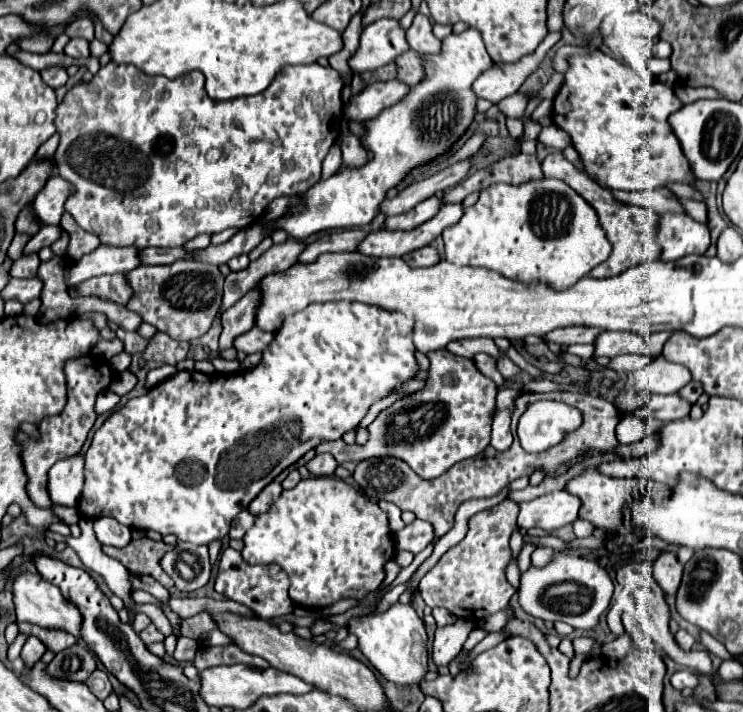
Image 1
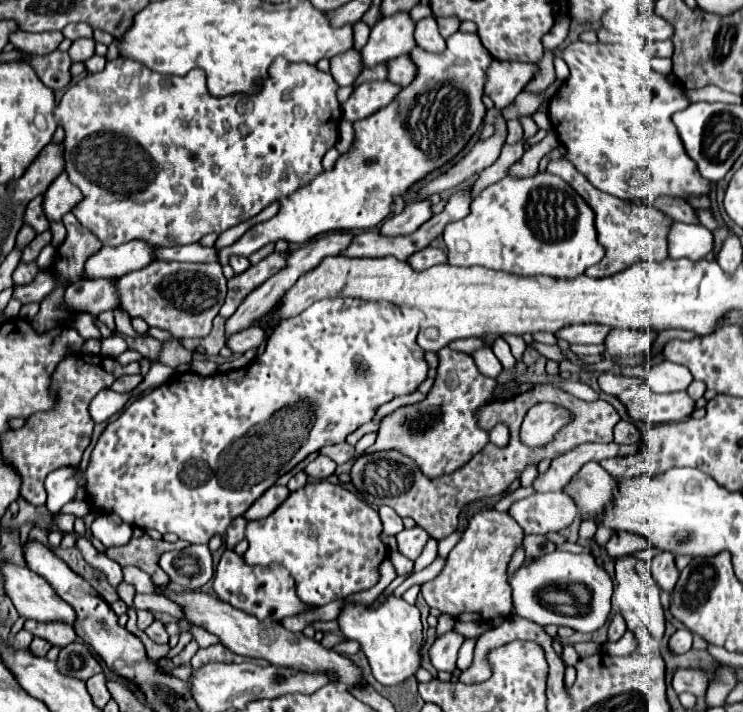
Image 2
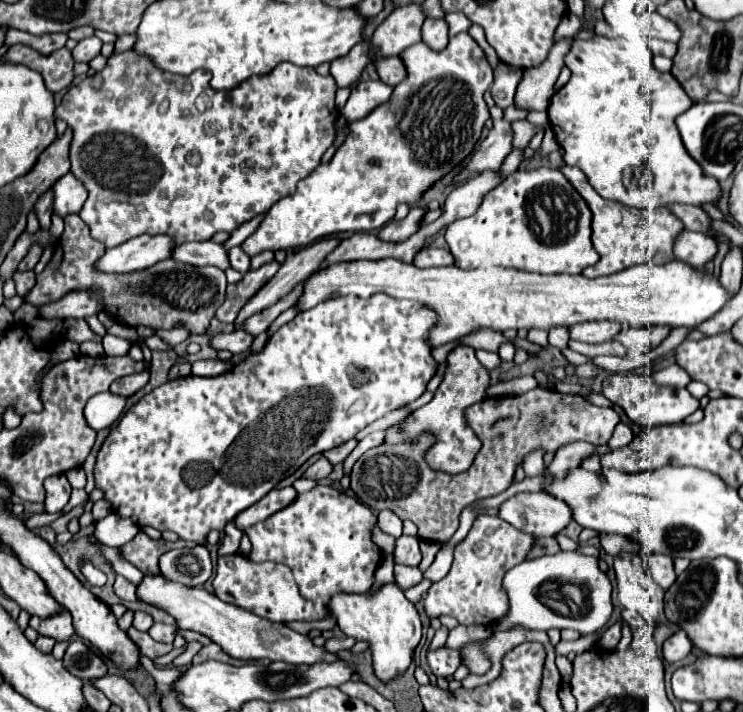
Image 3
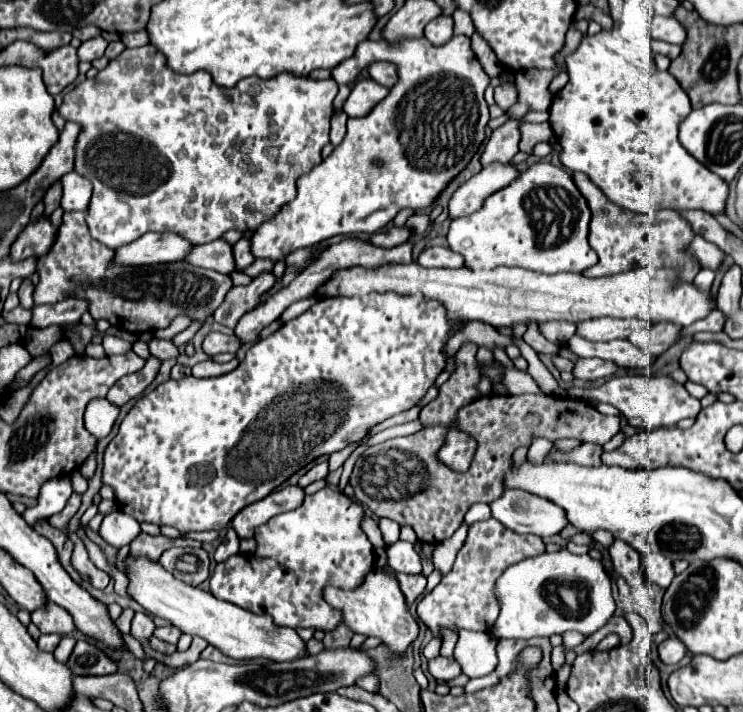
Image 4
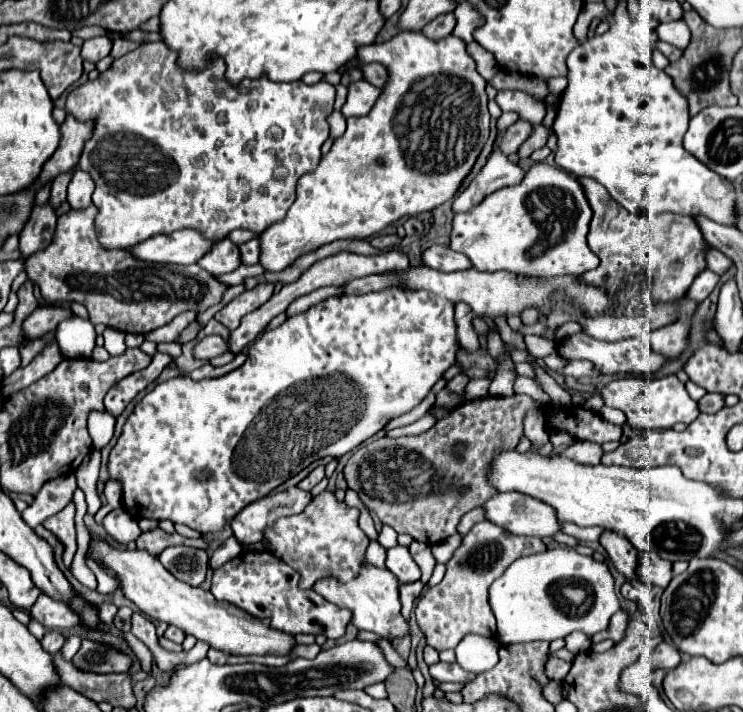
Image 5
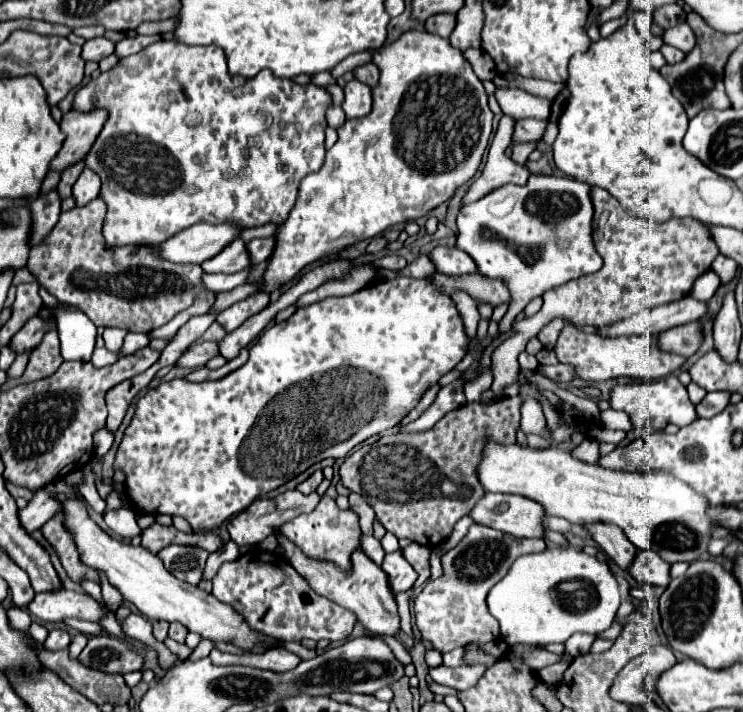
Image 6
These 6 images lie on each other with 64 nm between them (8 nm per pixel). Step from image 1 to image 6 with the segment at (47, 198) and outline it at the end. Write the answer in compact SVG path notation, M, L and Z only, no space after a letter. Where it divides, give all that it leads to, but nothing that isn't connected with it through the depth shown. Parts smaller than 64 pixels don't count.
M84 168L84 172L80 174L80 178L76 180L76 184L72 188L76 206L88 204L90 200L98 198L98 194L100 194L100 176L96 176L96 172L92 172L90 168Z

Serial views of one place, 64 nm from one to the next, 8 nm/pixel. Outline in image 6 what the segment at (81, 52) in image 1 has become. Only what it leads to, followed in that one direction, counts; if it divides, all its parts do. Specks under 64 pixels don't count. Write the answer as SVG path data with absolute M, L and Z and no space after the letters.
M92 38L88 40L84 46L82 46L82 58L84 60L94 60L94 62L100 62L102 58L114 54L114 42L110 42L108 38Z

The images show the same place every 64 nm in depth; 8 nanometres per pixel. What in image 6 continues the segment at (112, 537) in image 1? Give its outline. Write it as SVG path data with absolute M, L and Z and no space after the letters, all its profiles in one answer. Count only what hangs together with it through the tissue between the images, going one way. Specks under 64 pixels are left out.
M116 508L104 514L106 524L122 538L134 538L140 534L140 528L136 524L136 514L126 508Z

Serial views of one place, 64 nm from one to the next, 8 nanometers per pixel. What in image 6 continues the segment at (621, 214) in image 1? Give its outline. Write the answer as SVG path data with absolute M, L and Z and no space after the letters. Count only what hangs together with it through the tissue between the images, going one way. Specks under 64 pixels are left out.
M592 188L592 202L594 202L594 246L596 246L596 252L602 256L604 266L596 274L582 276L564 286L548 290L544 294L544 306L540 312L514 322L512 334L508 338L504 338L492 352L492 368L494 368L492 390L500 398L502 398L502 390L508 384L516 382L516 376L520 372L520 366L516 360L518 354L524 352L528 340L538 336L538 332L554 318L562 318L574 326L600 326L600 324L612 324L612 320L624 320L624 318L636 314L640 304L646 308L654 308L660 304L680 300L690 294L694 280L698 276L702 276L706 270L710 270L712 260L720 254L720 250L716 248L716 242L712 240L712 236L708 232L708 226L698 220L674 218L664 224L654 224L654 222L648 222L642 218L634 218L634 216L628 216L626 210L620 208L620 204L602 188Z

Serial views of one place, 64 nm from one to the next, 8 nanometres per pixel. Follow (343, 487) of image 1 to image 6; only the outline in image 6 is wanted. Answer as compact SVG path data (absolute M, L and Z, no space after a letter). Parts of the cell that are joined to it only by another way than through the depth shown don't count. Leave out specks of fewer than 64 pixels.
M322 496L314 512L296 516L296 520L290 520L288 524L280 526L280 530L296 546L300 546L306 556L316 560L332 560L342 568L350 568L350 554L360 548L360 526L356 512L340 510L330 496Z

